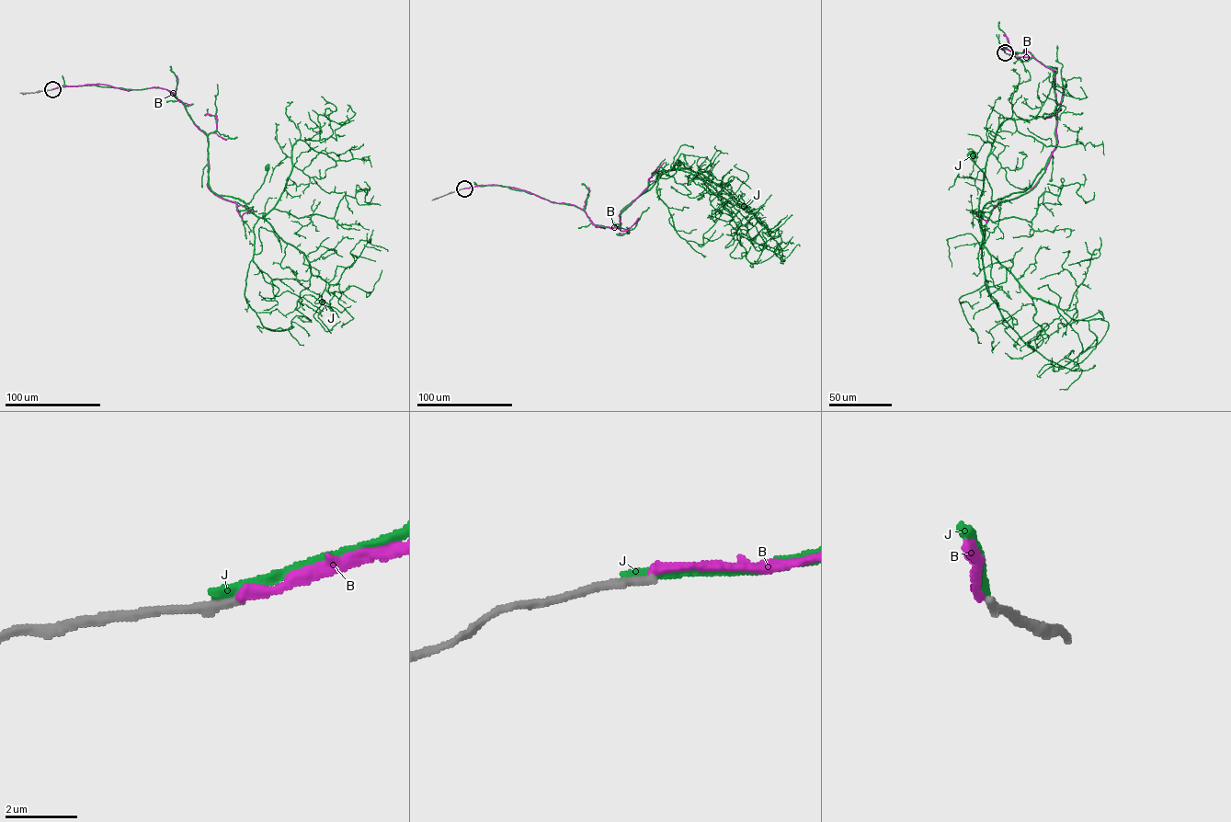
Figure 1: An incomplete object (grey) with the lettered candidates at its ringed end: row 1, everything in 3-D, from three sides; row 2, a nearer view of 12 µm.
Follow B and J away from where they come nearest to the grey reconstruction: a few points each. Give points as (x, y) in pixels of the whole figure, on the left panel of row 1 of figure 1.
B: (51, 89), (102, 84), (170, 92), (207, 136), (207, 187), (235, 202), (241, 216), (252, 210)
J: (51, 89), (96, 85), (169, 91), (207, 135), (208, 183), (218, 195), (249, 203), (267, 167)

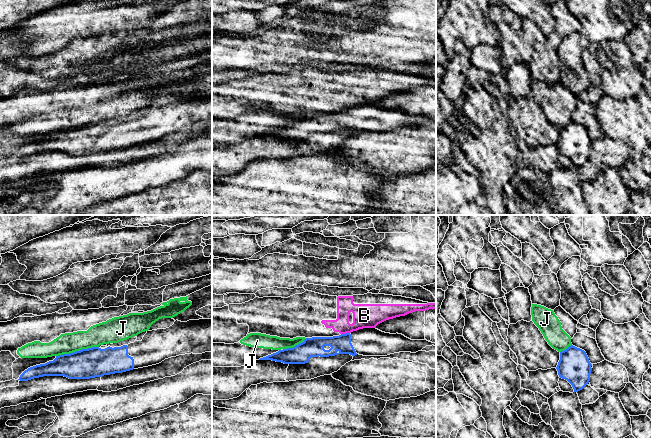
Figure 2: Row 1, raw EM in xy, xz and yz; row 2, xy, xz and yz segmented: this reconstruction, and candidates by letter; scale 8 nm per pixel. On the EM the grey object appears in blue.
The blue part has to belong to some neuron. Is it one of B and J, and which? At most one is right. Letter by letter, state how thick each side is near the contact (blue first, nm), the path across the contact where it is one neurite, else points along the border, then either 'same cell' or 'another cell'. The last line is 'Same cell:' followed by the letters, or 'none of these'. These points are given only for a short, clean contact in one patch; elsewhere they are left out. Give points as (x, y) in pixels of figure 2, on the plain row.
B: calibres 140 and 190 nm; border xz (349, 108), (341, 110); another cell
J: calibres 240 and 170 nm; another cell
Same cell: none of these

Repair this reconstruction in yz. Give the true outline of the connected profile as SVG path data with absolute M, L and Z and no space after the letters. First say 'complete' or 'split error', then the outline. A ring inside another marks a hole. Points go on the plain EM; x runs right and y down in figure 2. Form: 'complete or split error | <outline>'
complete | M571 121L560 128L560 136L556 145L559 153L567 156L574 168L578 168L590 157L591 142L586 128Z

